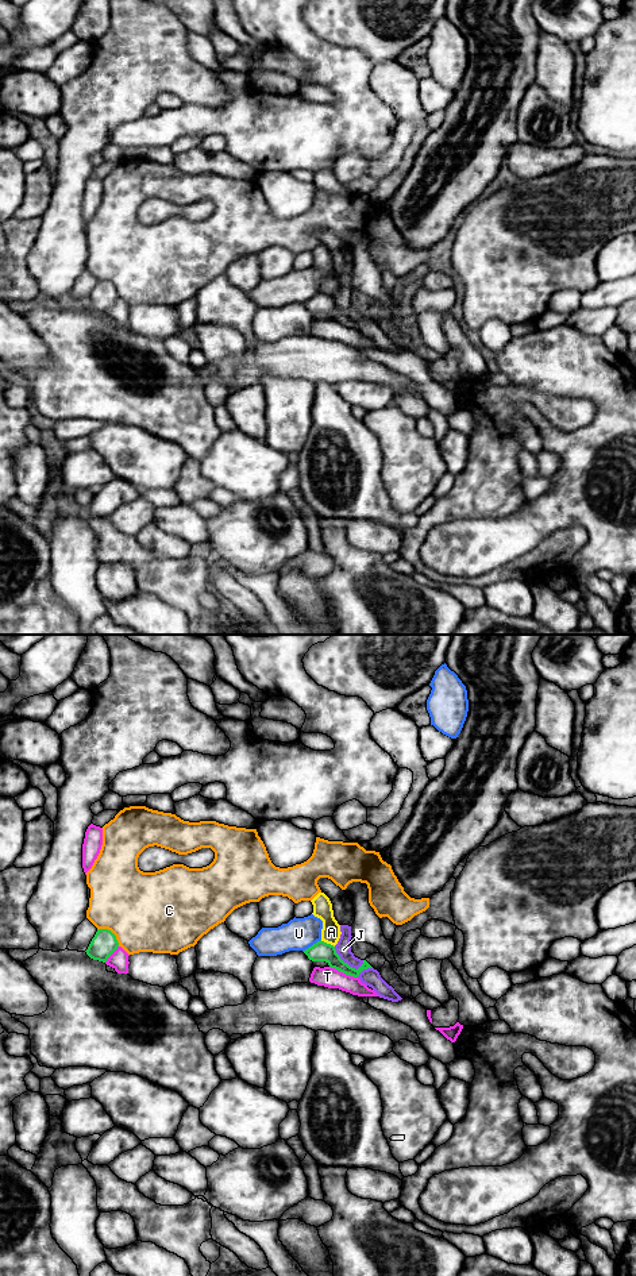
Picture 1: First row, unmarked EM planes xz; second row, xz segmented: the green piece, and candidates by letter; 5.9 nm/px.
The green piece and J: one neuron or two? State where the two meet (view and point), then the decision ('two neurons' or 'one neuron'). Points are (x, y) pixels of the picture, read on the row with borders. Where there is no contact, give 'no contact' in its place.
contact xz (346, 963); two neurons

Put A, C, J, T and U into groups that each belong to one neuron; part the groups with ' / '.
A / C / J / T / U

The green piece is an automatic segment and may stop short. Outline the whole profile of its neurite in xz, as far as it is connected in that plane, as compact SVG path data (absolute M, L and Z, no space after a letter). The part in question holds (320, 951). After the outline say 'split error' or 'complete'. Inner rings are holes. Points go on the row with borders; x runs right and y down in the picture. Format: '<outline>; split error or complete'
M321 940L305 949L304 953L312 961L325 961L331 968L354 978L358 978L363 969L373 968L366 960L363 960L363 964L358 969L350 967L340 959L334 945Z; complete

